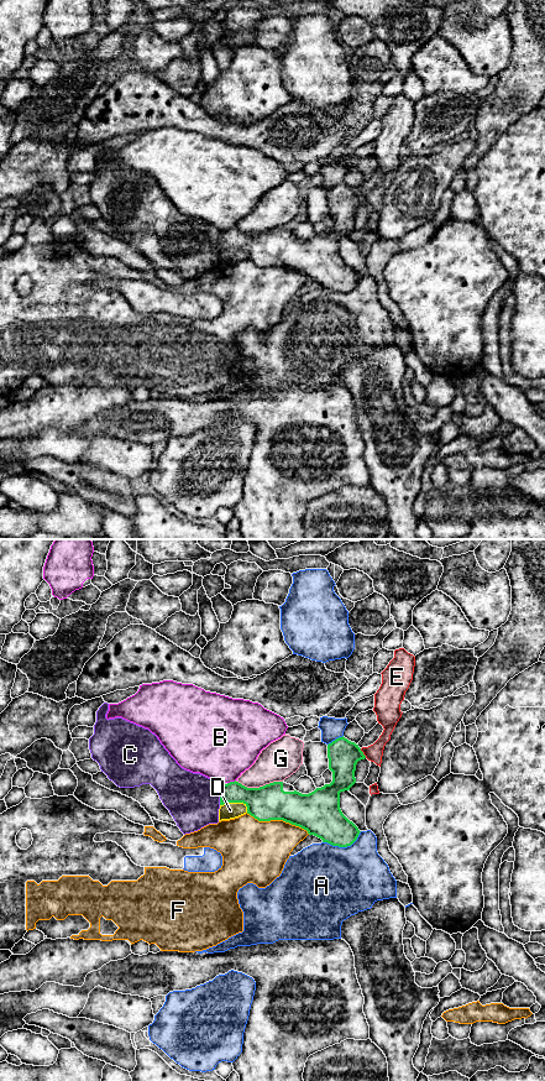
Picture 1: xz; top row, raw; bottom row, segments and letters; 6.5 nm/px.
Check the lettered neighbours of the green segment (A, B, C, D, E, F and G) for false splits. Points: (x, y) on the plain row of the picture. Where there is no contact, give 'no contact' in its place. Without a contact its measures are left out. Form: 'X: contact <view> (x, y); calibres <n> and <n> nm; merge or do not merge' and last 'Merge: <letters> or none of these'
A: contact xz (342, 292); calibres 280 and 480 nm; do not merge
B: contact xz (231, 228); calibres 220 and 440 nm; do not merge
C: contact xz (220, 240); calibres 160 and 340 nm; do not merge
D: contact xz (236, 247); calibres 220 and 110 nm; do not merge
E: contact xz (362, 199); calibres 200 and 110 nm; do not merge
F: contact xz (278, 265); calibres 260 and 400 nm; do not merge
G: contact xz (260, 233); calibres 220 and 240 nm; do not merge
Merge: none of these

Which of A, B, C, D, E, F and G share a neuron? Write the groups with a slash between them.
A / B / C / D G / E / F

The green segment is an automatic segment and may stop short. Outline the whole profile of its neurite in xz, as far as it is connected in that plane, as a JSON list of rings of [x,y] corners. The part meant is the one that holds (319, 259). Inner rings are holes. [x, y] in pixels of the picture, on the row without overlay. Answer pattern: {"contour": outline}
{"contour": [[[339,183],[327,190],[329,215],[332,228],[302,240],[293,231],[273,228],[260,234],[247,234],[239,228],[222,230],[220,251],[243,249],[247,260],[258,267],[283,266],[299,272],[332,292],[351,292],[358,273],[340,255],[340,239],[356,229],[355,216],[366,202],[355,188]]]}

